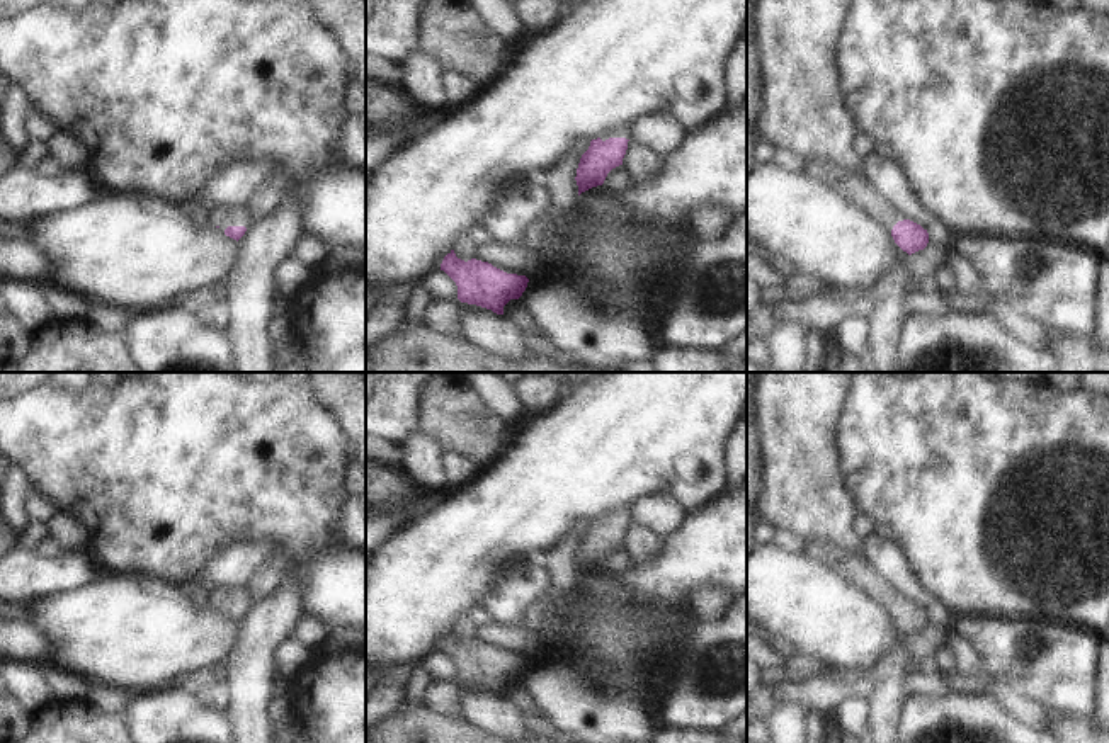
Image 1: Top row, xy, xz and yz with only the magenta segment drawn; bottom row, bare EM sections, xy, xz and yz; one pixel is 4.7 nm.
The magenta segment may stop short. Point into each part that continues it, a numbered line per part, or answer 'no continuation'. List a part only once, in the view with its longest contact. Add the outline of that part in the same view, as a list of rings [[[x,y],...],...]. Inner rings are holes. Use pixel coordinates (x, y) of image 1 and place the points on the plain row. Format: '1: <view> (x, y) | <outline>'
1: xz (621, 512) | [[[624,505],[624,507],[617,507],[607,513],[604,513],[600,517],[602,522],[609,520],[609,519],[626,519],[629,520],[629,510],[631,510],[631,505]]]

